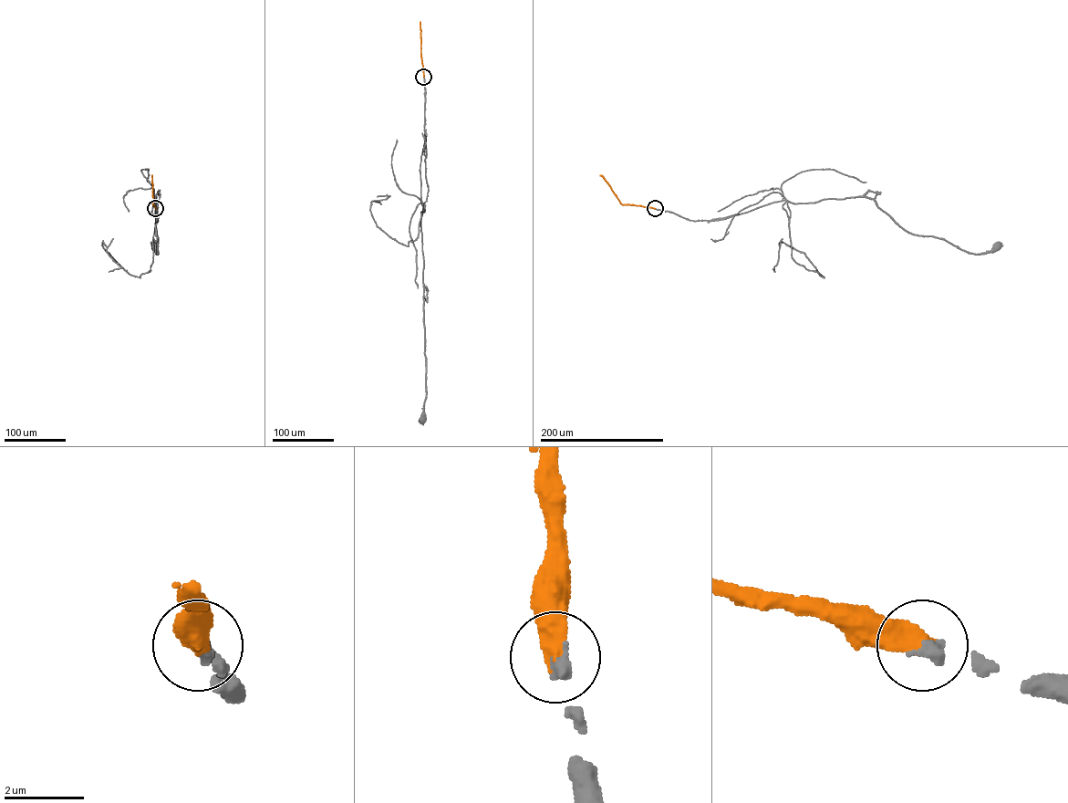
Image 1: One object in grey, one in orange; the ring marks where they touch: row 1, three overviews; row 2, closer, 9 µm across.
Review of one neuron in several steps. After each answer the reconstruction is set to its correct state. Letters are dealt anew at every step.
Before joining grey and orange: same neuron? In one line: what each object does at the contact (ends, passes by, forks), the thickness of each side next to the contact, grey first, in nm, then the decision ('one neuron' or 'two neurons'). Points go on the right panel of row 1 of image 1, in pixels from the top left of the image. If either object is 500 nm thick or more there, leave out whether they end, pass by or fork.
300 nm thick on the grey side, 550 nm on the other; one neuron

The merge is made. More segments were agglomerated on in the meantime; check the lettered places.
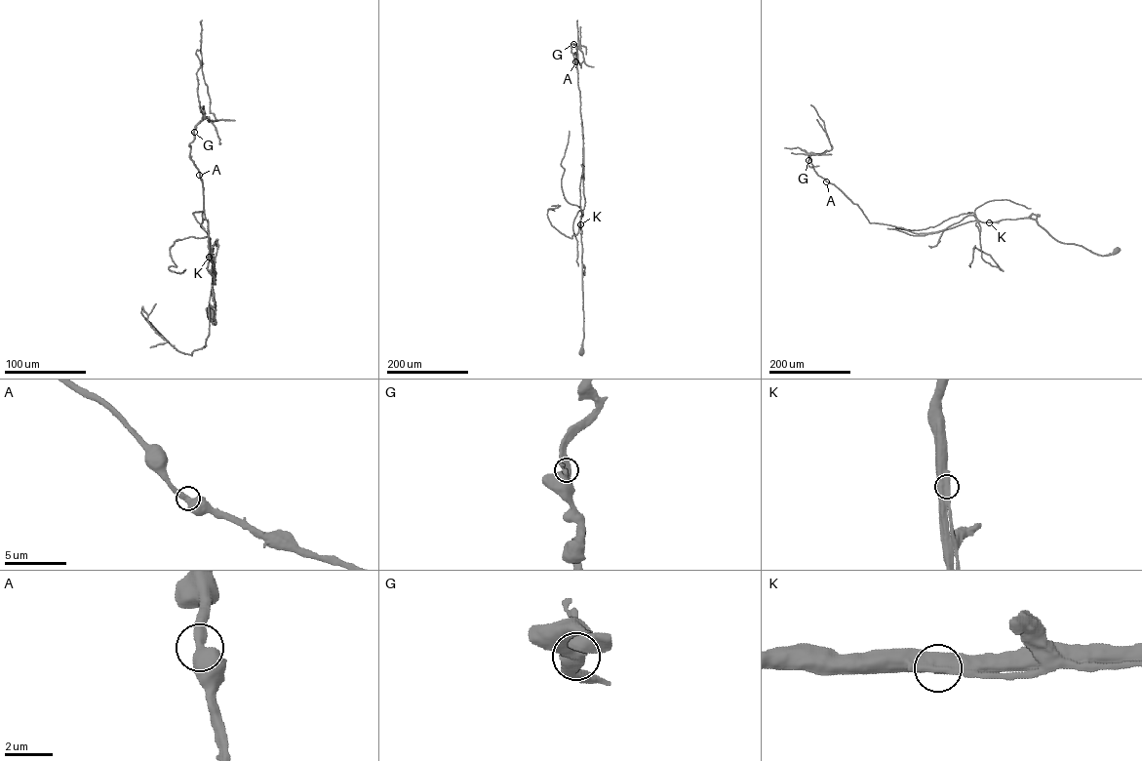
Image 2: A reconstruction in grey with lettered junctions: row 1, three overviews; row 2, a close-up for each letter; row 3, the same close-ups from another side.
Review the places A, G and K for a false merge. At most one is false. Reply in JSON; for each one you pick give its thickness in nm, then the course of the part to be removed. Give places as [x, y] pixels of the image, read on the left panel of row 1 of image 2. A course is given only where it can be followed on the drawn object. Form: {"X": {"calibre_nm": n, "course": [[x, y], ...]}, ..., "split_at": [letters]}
{"K": {"calibre_nm": 600}, "split_at": ["K"]}

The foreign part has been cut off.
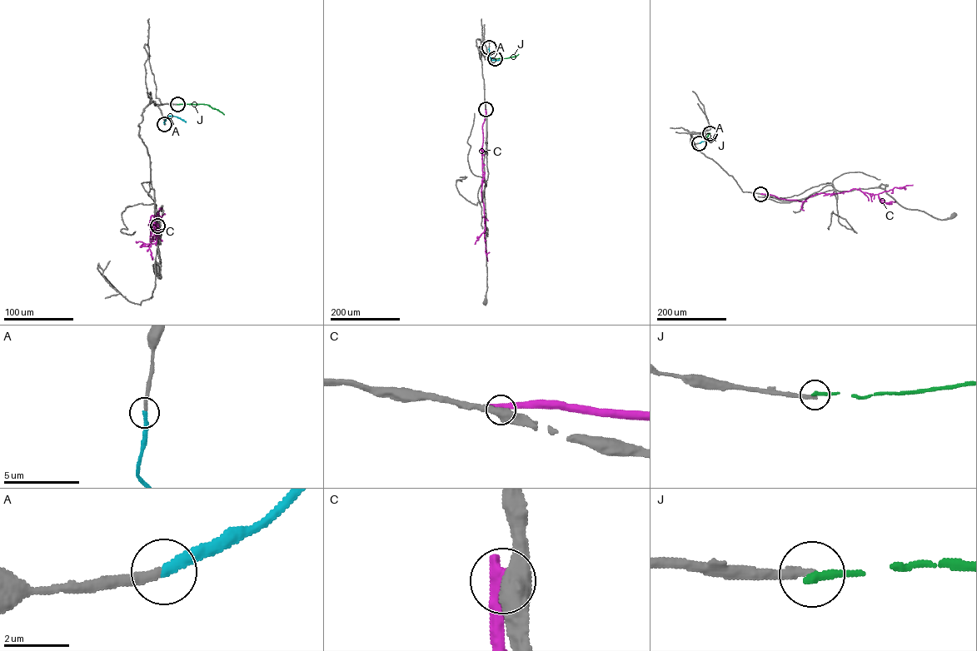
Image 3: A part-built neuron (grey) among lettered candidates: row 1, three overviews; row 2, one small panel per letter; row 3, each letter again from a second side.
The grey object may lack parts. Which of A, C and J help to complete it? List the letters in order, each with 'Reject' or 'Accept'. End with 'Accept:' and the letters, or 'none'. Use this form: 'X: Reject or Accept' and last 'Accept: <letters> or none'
A: Accept
C: Reject
J: Reject
Accept: A

